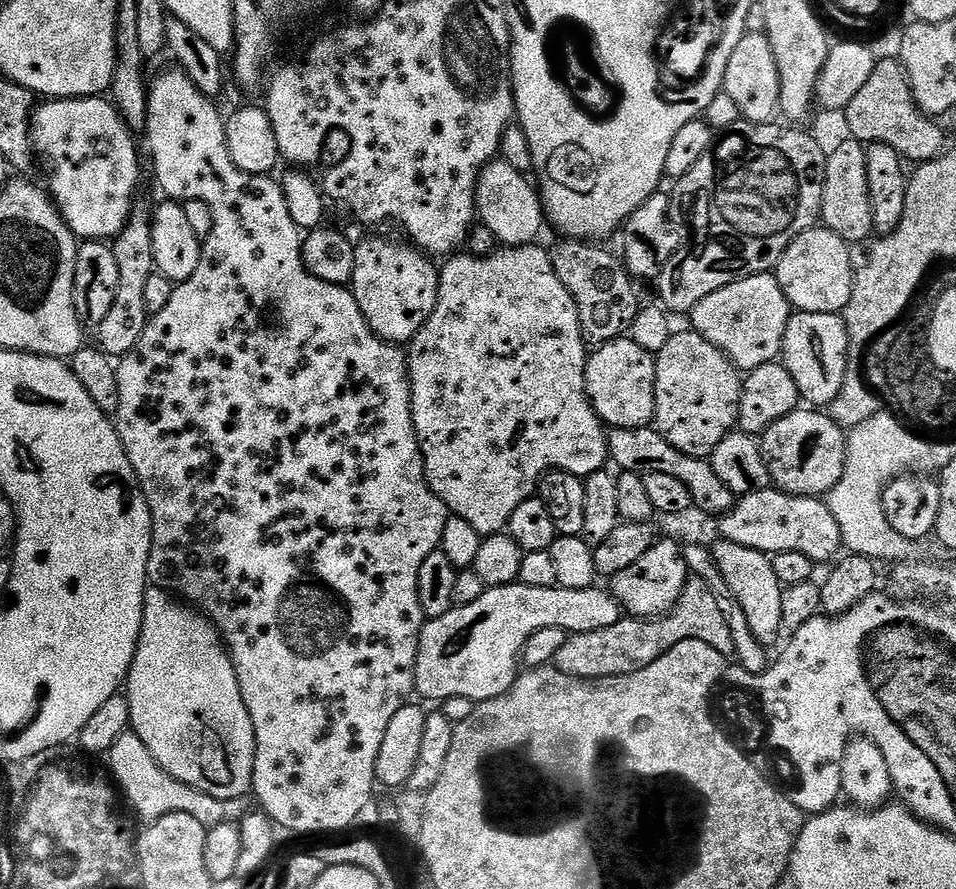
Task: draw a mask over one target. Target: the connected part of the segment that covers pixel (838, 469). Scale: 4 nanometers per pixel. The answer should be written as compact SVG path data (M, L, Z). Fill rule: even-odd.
M808 406L797 407L796 411L786 414L786 418L778 418L774 426L765 430L764 435L759 437L760 453L768 467L769 481L779 491L788 492L791 496L814 496L817 498L827 497L828 492L842 478L842 470L846 462L845 429L840 428L824 410L813 410Z

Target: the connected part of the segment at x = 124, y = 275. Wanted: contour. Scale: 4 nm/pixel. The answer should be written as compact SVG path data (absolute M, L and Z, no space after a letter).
M133 207L132 217L110 244L114 262L118 262L118 294L114 294L114 306L110 306L110 314L106 314L106 318L102 318L102 322L94 328L95 343L109 358L123 358L135 352L150 319L146 310L146 278L153 276L156 266L152 213L151 207Z

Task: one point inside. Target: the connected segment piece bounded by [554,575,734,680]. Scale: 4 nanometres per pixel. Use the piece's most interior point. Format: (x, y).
(630, 645)

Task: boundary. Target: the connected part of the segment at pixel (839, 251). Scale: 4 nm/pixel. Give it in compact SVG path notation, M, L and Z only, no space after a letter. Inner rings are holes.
M817 226L798 234L782 254L774 275L782 286L789 304L797 312L841 313L852 293L852 263L850 248L829 228Z

